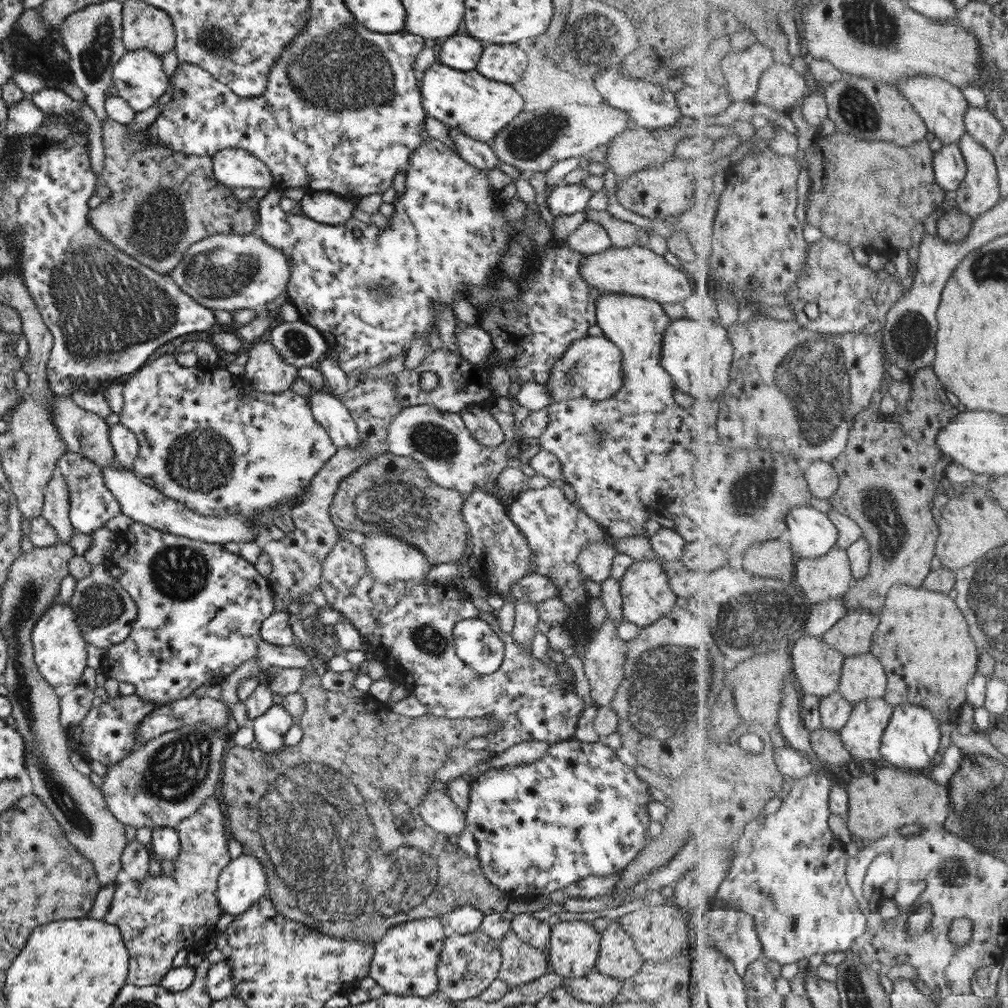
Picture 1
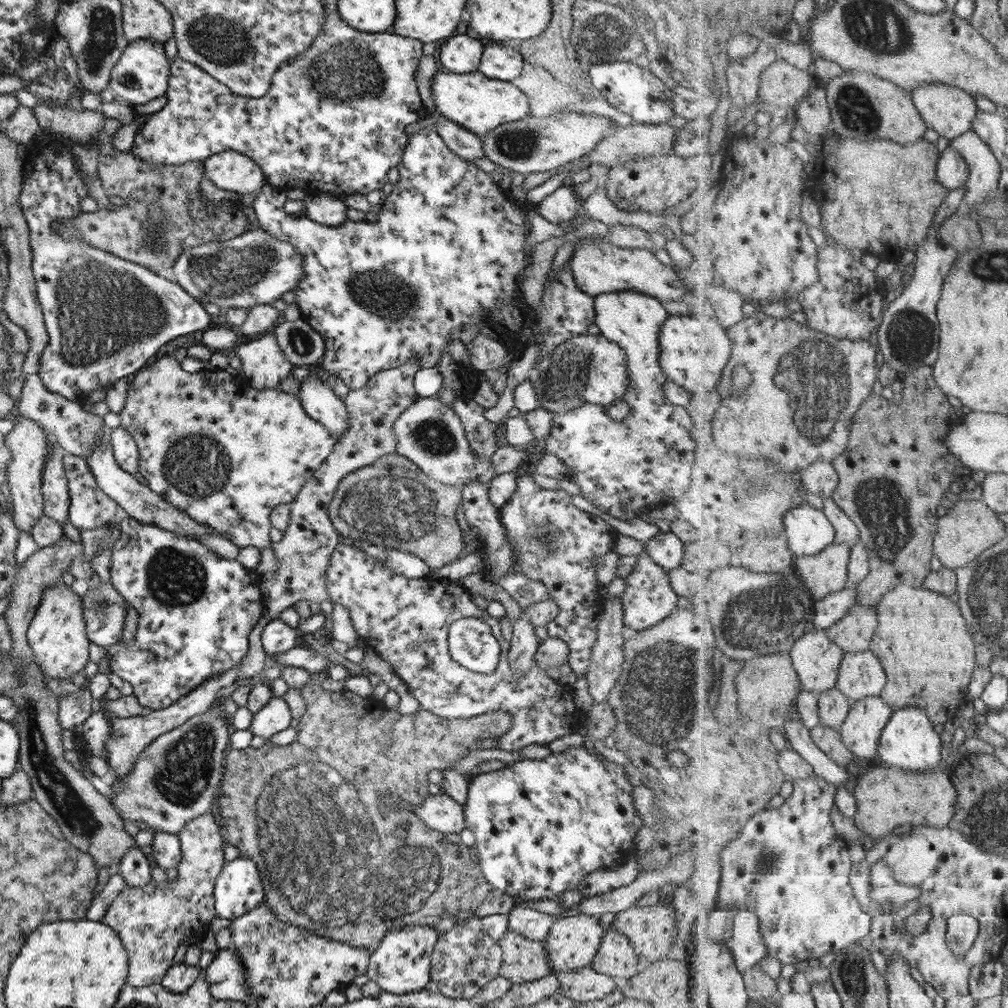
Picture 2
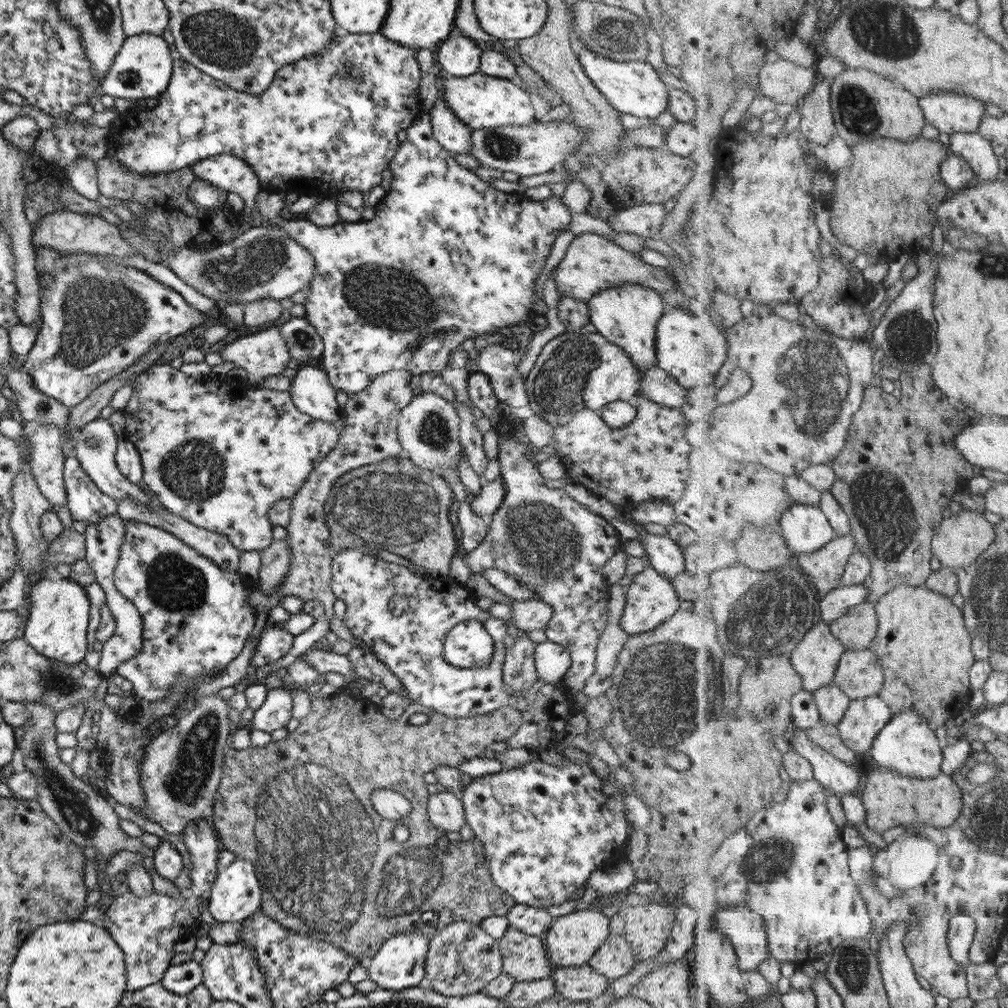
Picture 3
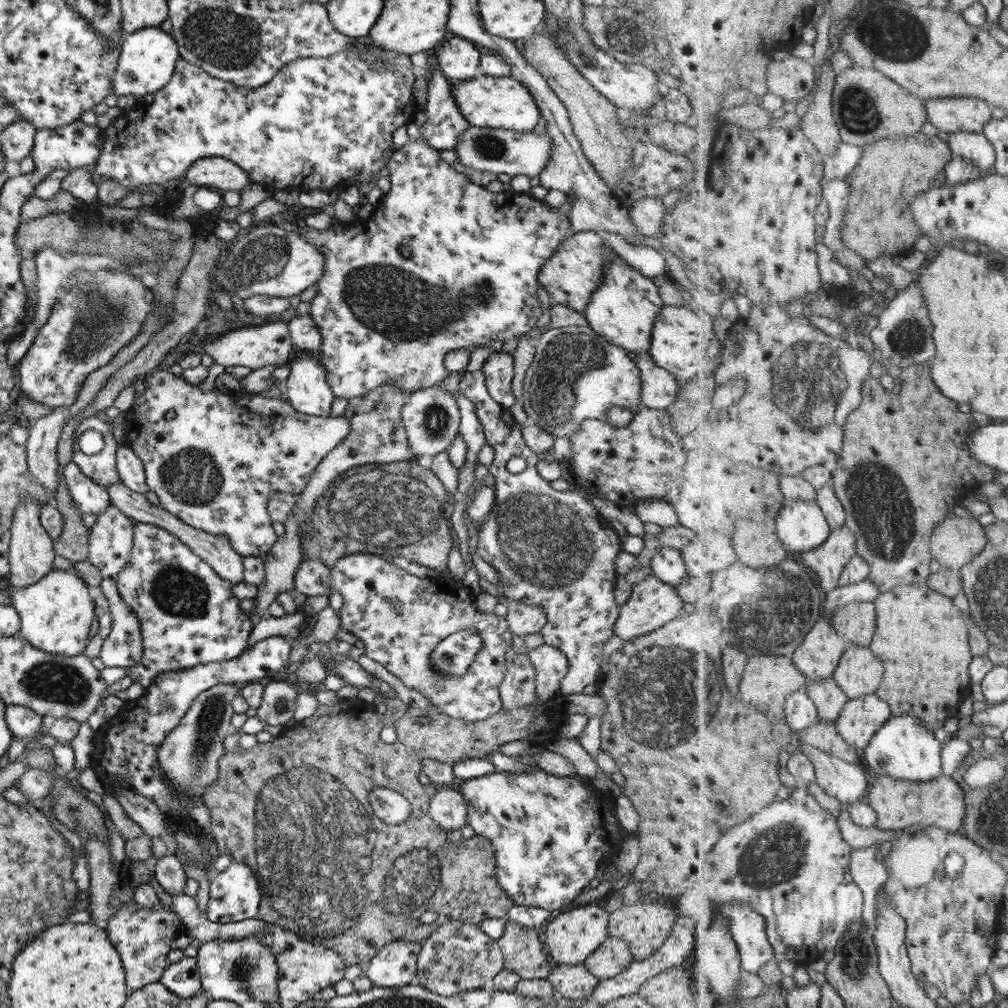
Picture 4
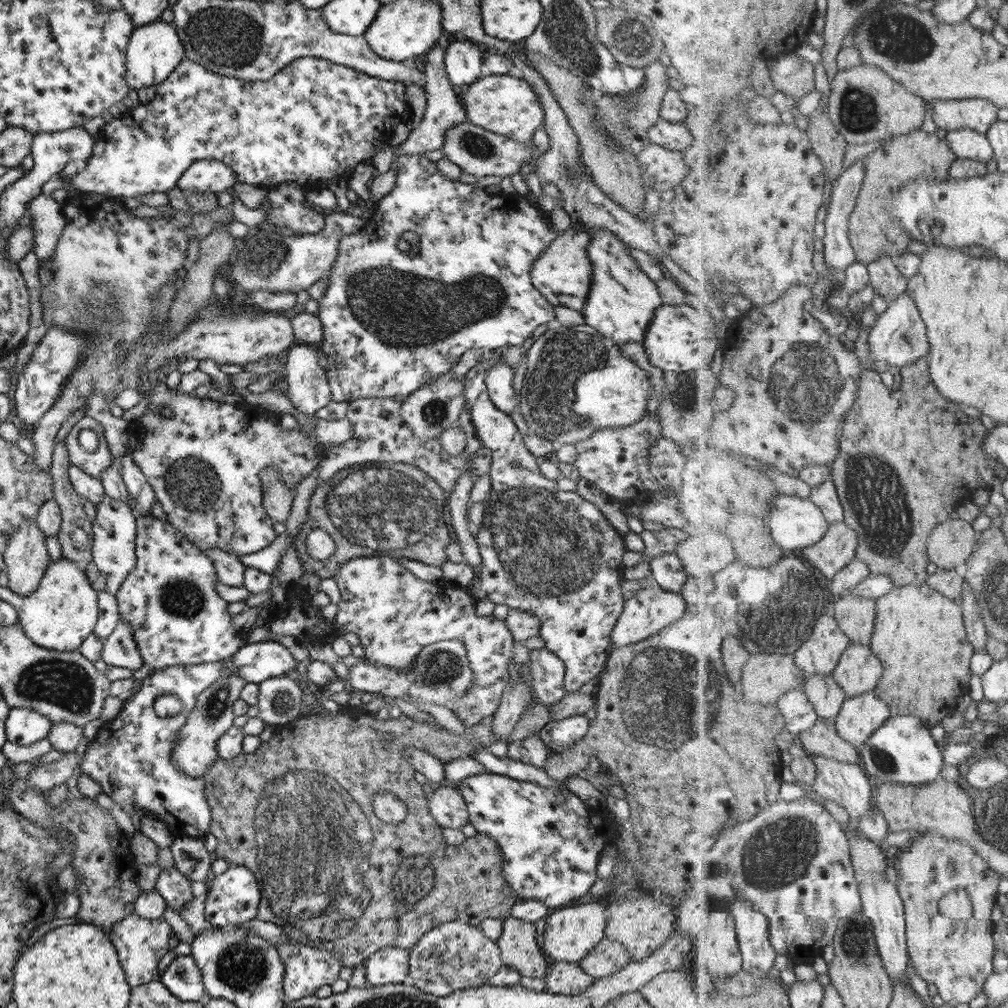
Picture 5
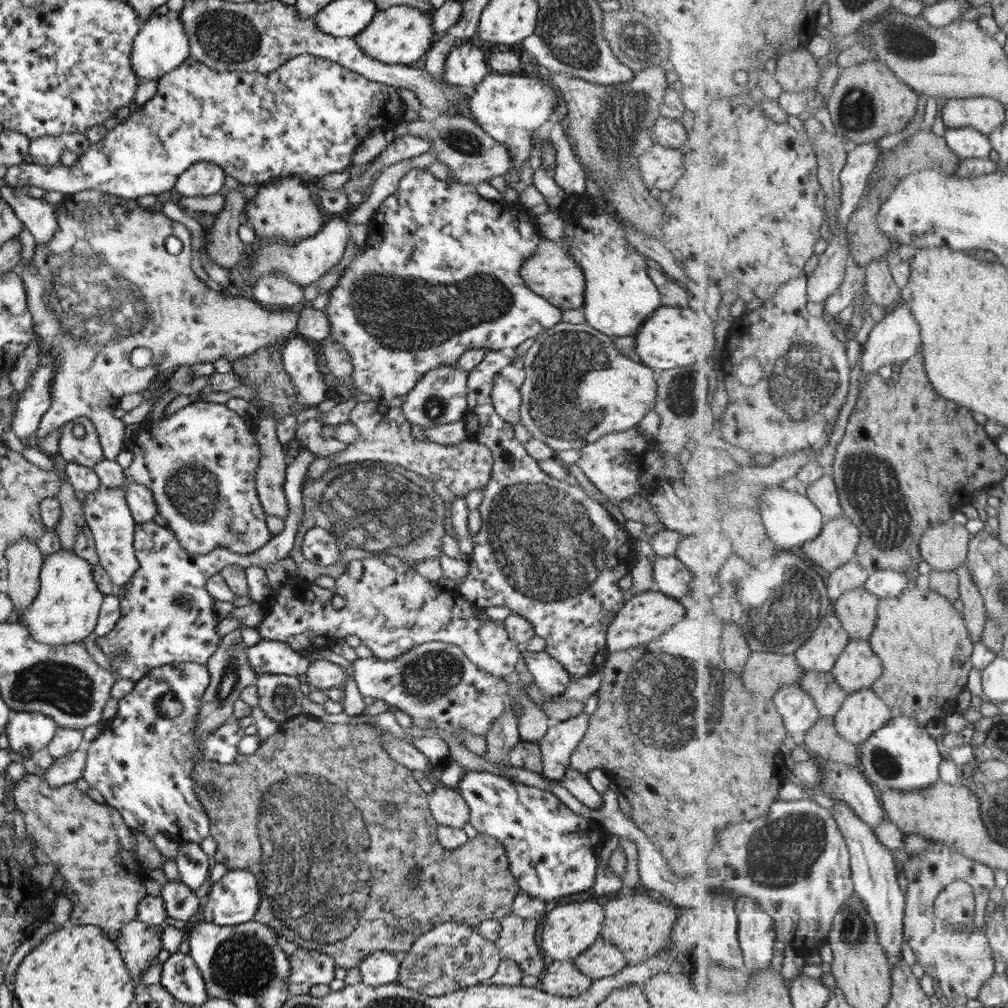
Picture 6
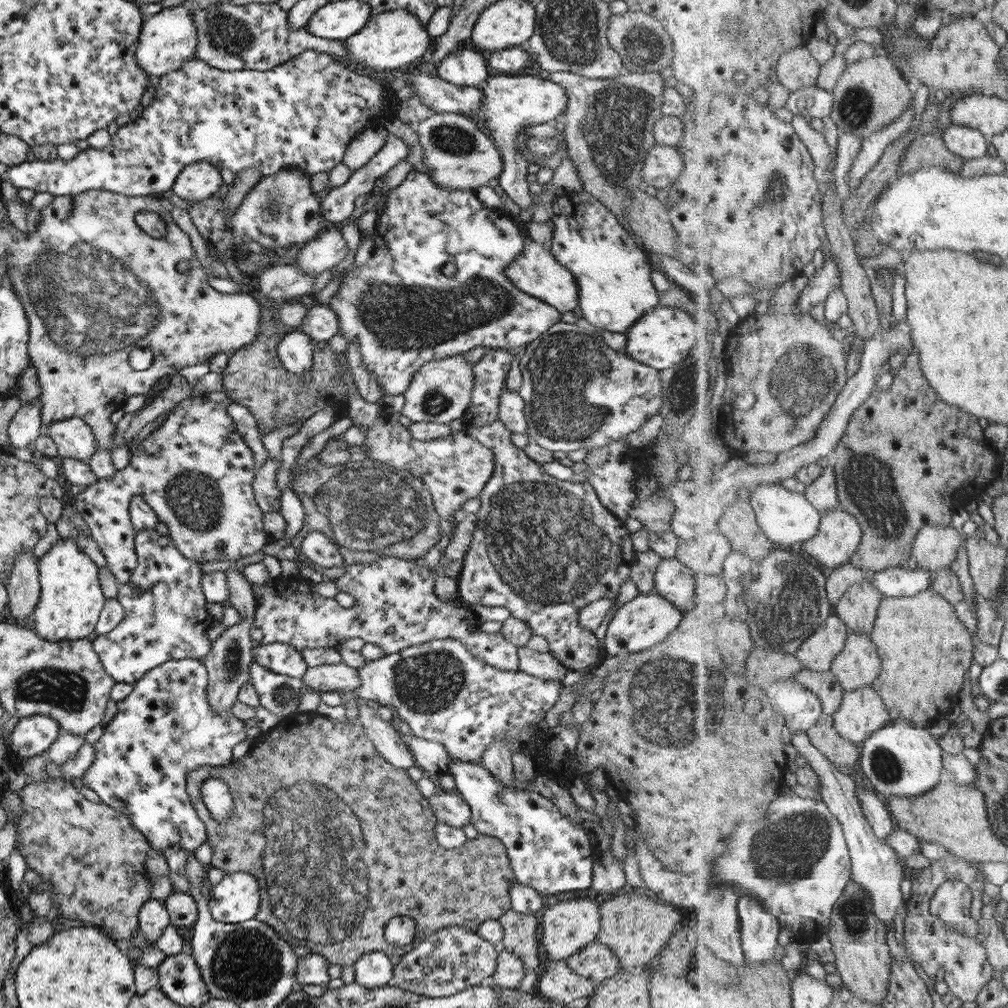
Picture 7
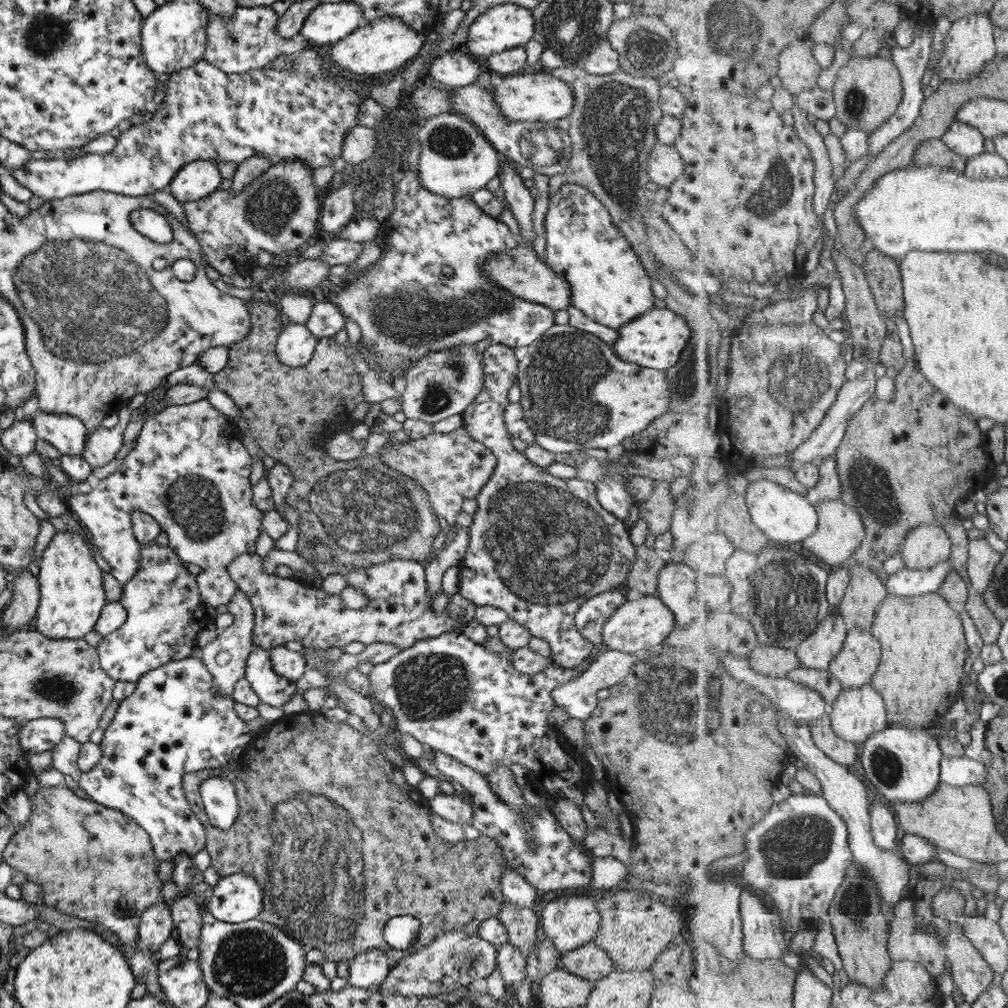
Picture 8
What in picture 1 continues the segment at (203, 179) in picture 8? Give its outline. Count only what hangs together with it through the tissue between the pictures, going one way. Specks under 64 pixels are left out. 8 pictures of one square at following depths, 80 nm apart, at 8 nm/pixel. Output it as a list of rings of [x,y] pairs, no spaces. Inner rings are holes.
[[[240,148],[215,151],[210,156],[215,180],[229,188],[269,188],[272,178],[269,169],[250,152]]]

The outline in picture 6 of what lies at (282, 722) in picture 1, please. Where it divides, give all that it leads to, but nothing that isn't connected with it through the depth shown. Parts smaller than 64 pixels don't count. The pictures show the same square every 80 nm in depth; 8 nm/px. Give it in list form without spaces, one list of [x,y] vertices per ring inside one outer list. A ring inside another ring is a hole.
[[[256,674],[258,706],[267,718],[277,724],[300,714],[306,688],[297,676]]]

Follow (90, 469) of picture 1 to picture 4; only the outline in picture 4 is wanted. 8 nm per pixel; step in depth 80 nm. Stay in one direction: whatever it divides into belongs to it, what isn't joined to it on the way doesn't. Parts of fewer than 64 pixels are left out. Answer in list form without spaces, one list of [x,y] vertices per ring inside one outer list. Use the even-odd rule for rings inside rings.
[[[69,461],[62,471],[65,488],[73,508],[82,514],[99,515],[110,504],[106,490],[84,476],[75,463]]]

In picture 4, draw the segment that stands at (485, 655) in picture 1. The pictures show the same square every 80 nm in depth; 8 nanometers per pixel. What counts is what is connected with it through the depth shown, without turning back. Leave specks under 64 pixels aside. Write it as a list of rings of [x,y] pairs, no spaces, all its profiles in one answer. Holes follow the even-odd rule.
[[[466,628],[442,638],[428,656],[432,667],[442,676],[460,678],[468,671],[468,666],[481,647],[482,642],[476,632]]]

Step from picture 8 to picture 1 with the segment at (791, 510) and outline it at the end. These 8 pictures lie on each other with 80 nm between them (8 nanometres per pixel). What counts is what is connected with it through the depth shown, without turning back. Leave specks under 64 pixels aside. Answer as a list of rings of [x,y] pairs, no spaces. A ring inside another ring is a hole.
[[[809,504],[789,512],[787,537],[801,559],[819,558],[837,546],[840,533],[828,514]]]

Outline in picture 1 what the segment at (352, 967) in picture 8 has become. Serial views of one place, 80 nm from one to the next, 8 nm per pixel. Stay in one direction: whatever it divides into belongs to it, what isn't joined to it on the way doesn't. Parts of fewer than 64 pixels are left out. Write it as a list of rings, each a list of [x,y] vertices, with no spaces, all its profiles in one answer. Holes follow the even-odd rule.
[[[444,918],[418,919],[391,926],[383,937],[374,943],[374,954],[369,966],[372,978],[383,992],[393,996],[417,996],[427,998],[437,990],[437,962],[445,940]]]

